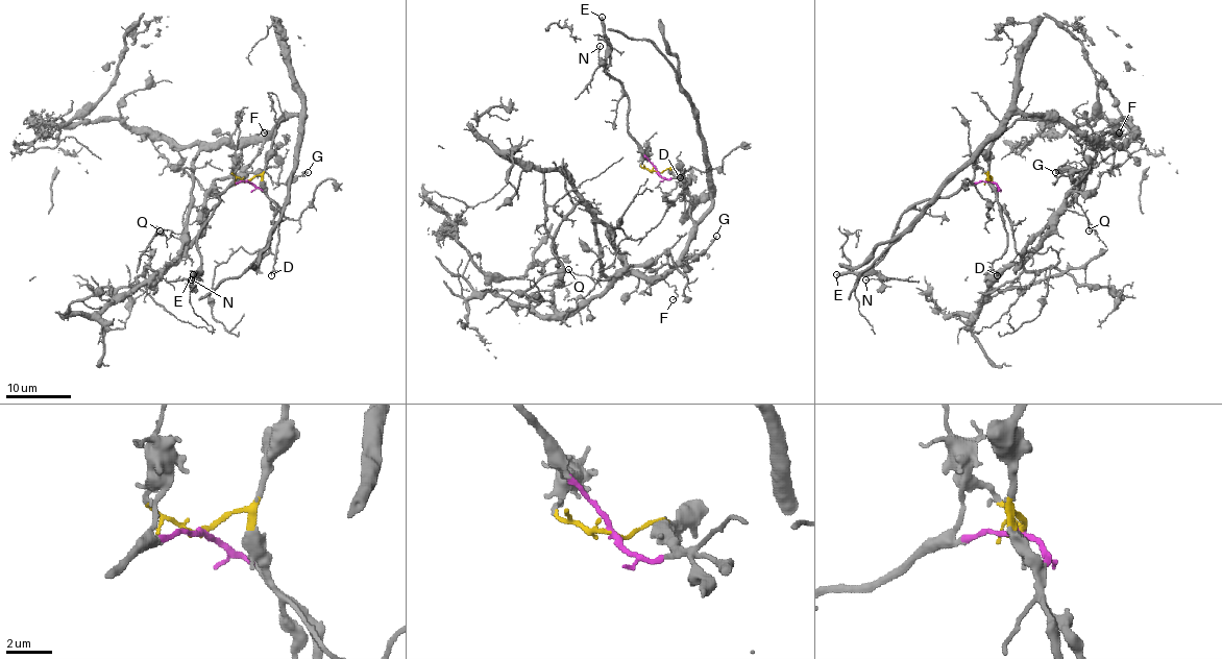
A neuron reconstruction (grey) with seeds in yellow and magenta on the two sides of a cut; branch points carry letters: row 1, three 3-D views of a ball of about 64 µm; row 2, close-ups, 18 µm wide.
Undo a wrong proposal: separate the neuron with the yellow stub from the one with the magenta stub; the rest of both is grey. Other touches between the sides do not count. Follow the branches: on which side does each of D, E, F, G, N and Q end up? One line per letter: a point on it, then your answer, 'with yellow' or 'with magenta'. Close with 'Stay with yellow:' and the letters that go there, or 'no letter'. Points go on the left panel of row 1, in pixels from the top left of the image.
D: at (271, 275); with magenta
E: at (193, 274); with magenta
F: at (264, 132); with yellow
G: at (308, 172); with yellow
N: at (191, 279); with magenta
Q: at (160, 230); with yellow
Stay with yellow: F, G, Q

